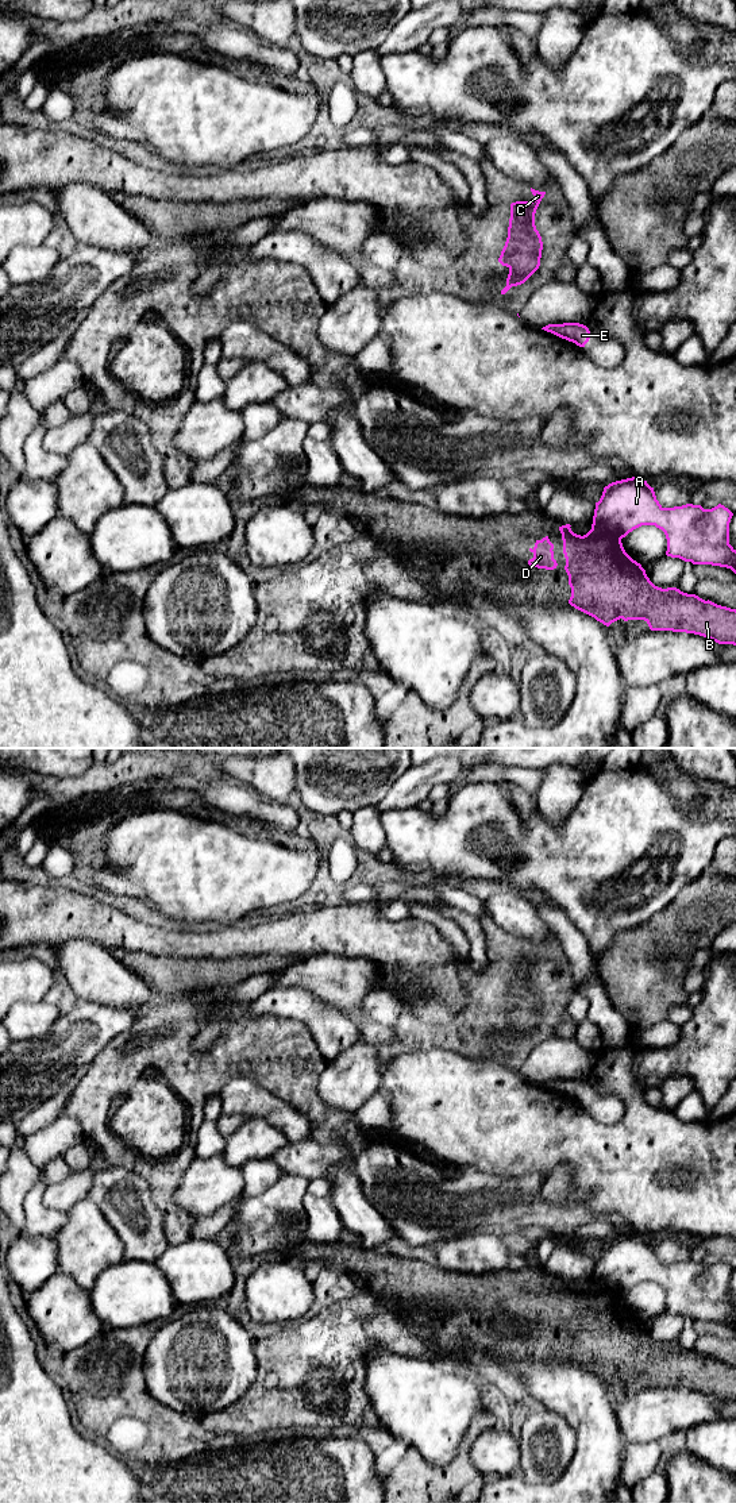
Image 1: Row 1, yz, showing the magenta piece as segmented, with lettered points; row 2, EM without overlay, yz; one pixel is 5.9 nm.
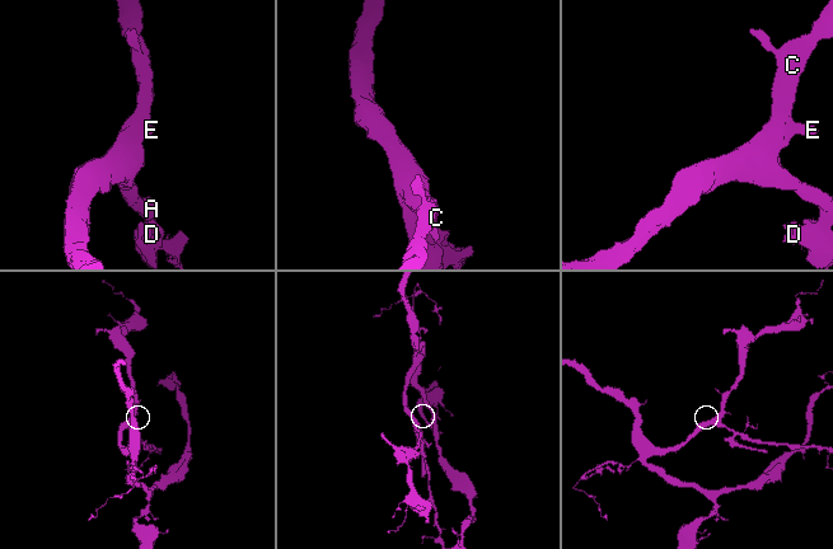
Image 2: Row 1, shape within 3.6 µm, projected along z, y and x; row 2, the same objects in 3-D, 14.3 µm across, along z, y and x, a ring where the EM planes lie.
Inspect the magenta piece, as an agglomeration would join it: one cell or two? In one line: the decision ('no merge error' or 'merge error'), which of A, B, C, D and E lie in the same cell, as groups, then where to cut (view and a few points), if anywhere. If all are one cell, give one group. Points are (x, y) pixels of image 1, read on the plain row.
merge error; groups A C E / B D; cut yz (593, 1276), (621, 1294)

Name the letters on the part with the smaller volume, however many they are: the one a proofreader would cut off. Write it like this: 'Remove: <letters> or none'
Remove: B, D

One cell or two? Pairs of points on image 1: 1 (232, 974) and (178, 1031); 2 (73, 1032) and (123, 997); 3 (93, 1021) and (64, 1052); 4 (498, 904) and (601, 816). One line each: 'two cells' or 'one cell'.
1: two cells
2: two cells
3: one cell
4: two cells

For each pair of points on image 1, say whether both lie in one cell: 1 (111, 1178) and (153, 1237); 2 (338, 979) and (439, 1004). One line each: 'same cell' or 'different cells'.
1: same cell
2: different cells

